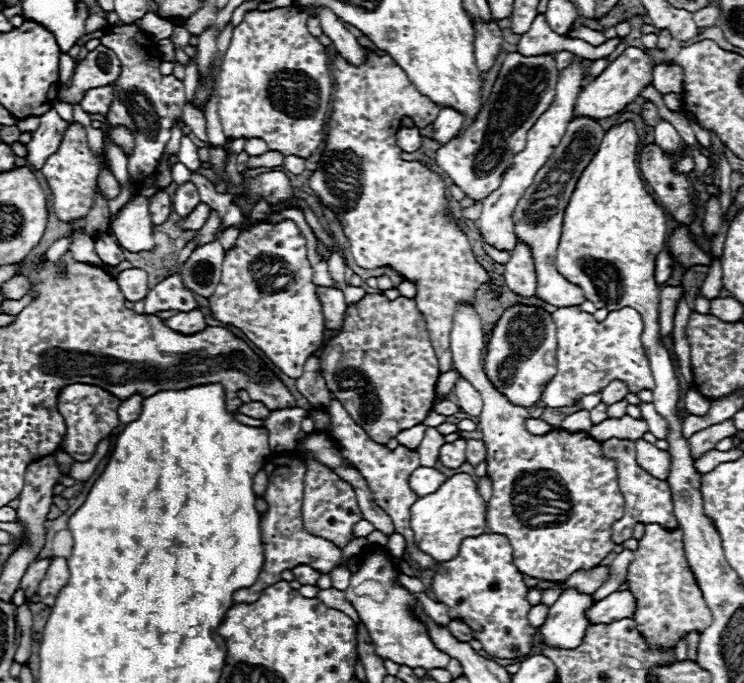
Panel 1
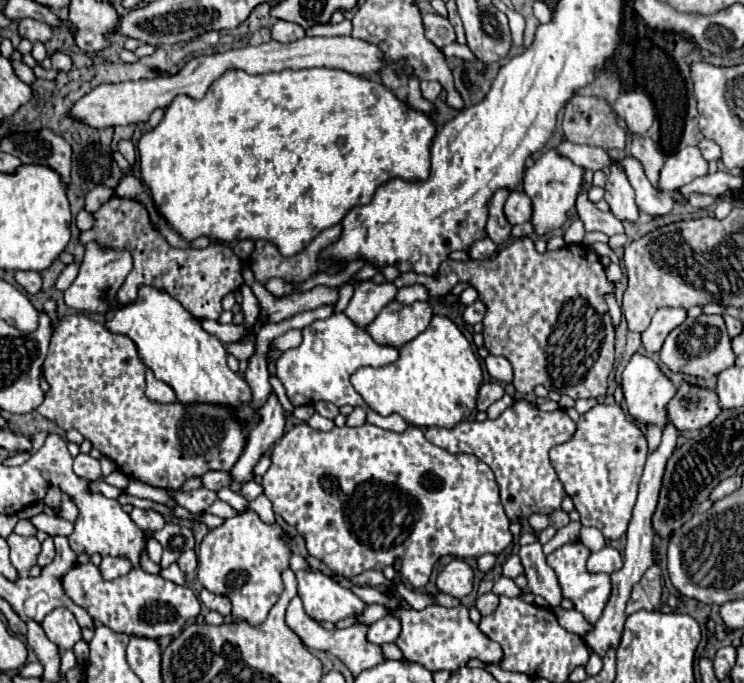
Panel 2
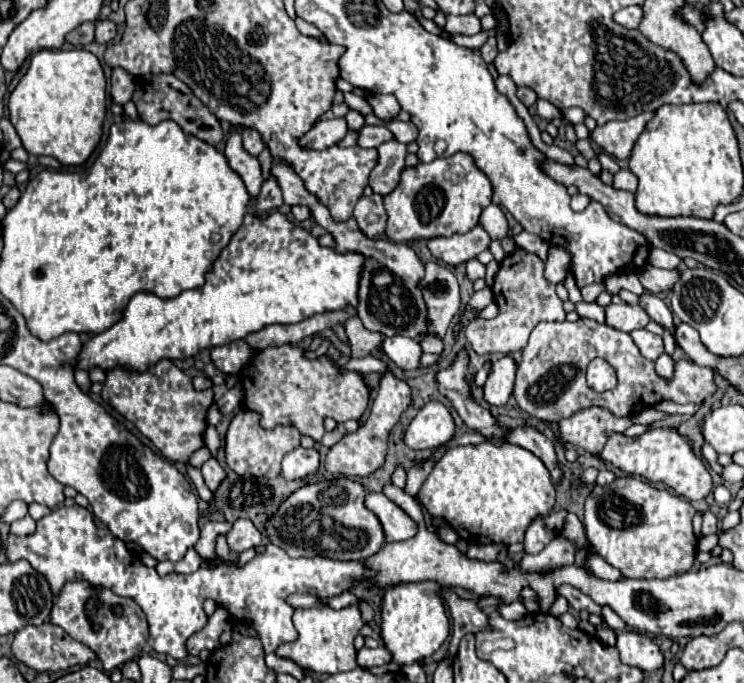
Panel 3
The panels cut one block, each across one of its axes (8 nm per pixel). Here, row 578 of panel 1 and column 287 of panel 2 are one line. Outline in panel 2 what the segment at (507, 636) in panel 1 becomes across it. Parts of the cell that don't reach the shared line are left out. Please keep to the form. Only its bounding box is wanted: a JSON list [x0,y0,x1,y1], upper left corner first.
[264,422,512,588]

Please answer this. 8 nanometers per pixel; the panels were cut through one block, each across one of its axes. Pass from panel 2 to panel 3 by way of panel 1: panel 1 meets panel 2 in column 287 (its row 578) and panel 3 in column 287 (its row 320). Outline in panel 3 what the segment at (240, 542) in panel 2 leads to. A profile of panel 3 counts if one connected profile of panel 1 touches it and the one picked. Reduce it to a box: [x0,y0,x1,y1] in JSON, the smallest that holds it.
[282,448,320,480]

